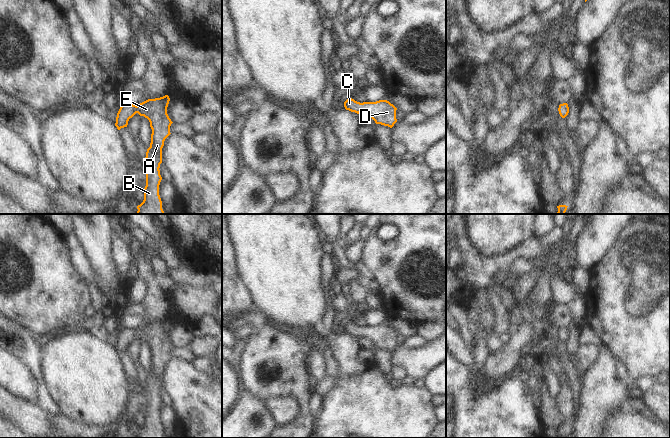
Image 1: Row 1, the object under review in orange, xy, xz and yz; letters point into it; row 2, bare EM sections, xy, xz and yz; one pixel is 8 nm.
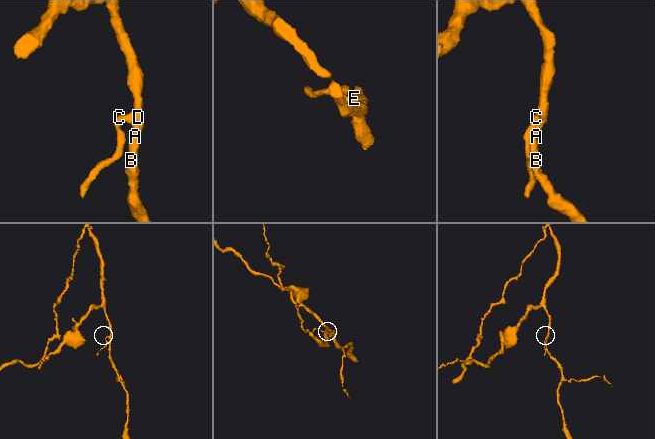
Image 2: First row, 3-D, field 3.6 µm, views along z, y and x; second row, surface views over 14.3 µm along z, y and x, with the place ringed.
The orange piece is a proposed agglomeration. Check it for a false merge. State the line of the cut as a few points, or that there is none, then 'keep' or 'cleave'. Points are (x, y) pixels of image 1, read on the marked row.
no cut; keep

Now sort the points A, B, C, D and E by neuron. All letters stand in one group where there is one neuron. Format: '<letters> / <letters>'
A B C D E

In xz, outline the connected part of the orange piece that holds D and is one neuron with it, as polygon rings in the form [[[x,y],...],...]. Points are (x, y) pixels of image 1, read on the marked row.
[[[348,98],[344,102],[346,110],[359,114],[360,112],[369,115],[376,124],[381,124],[392,128],[397,122],[397,108],[387,100],[379,100],[376,102],[357,102],[352,98]]]

